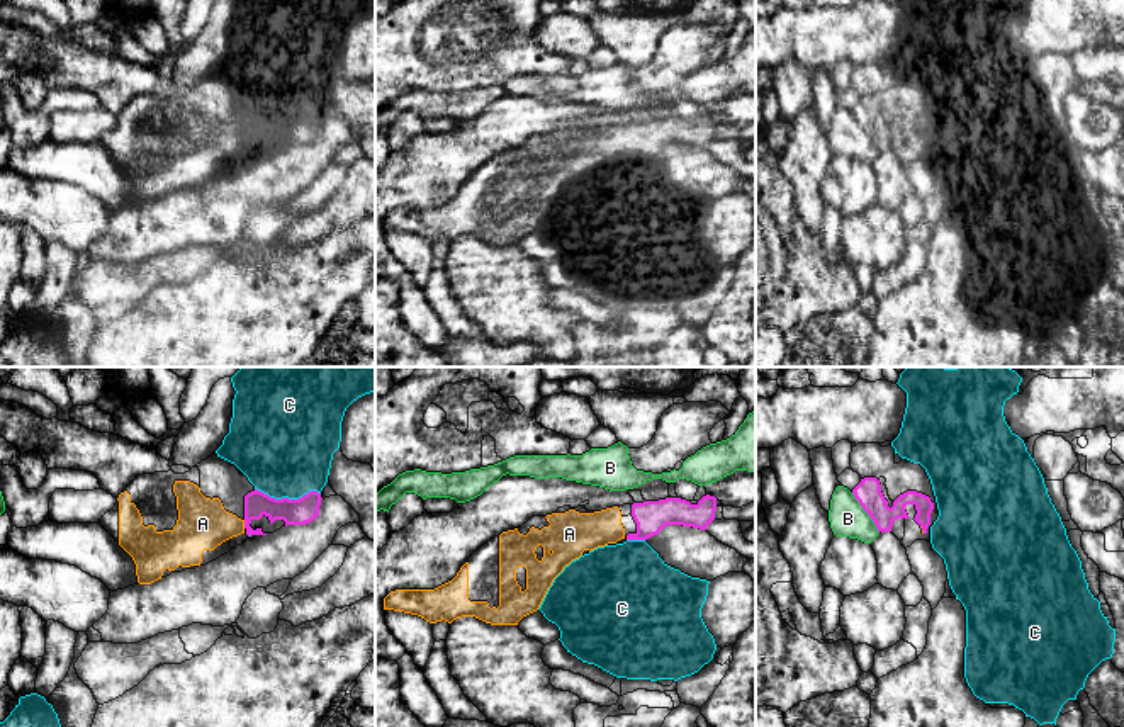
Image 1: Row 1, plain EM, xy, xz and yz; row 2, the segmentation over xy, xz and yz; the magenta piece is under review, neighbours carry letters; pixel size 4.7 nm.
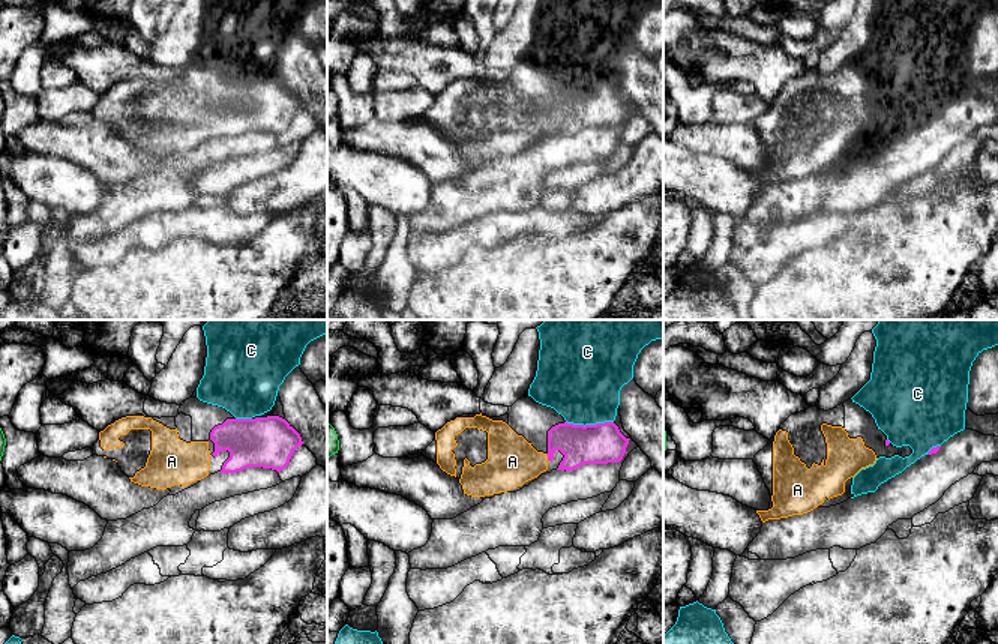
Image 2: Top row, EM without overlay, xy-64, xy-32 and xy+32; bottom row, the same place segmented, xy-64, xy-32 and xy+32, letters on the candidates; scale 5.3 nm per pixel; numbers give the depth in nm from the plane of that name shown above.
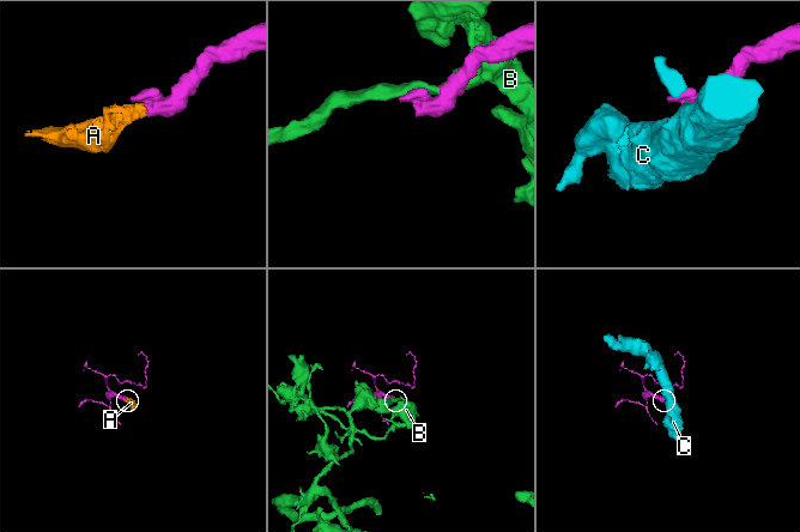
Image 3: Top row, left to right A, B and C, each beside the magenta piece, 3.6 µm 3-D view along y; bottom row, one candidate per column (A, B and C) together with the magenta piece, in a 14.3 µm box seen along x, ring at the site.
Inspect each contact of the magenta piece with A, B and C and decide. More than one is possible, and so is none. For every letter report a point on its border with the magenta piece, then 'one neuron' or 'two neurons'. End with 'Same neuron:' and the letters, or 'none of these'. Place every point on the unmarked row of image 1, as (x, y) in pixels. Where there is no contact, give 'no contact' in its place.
A: contact xy (245, 143); one neuron
B: contact yz (866, 131); two neurons
C: contact xy (287, 118); two neurons
Same neuron: A

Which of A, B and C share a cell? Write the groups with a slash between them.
A / B / C

